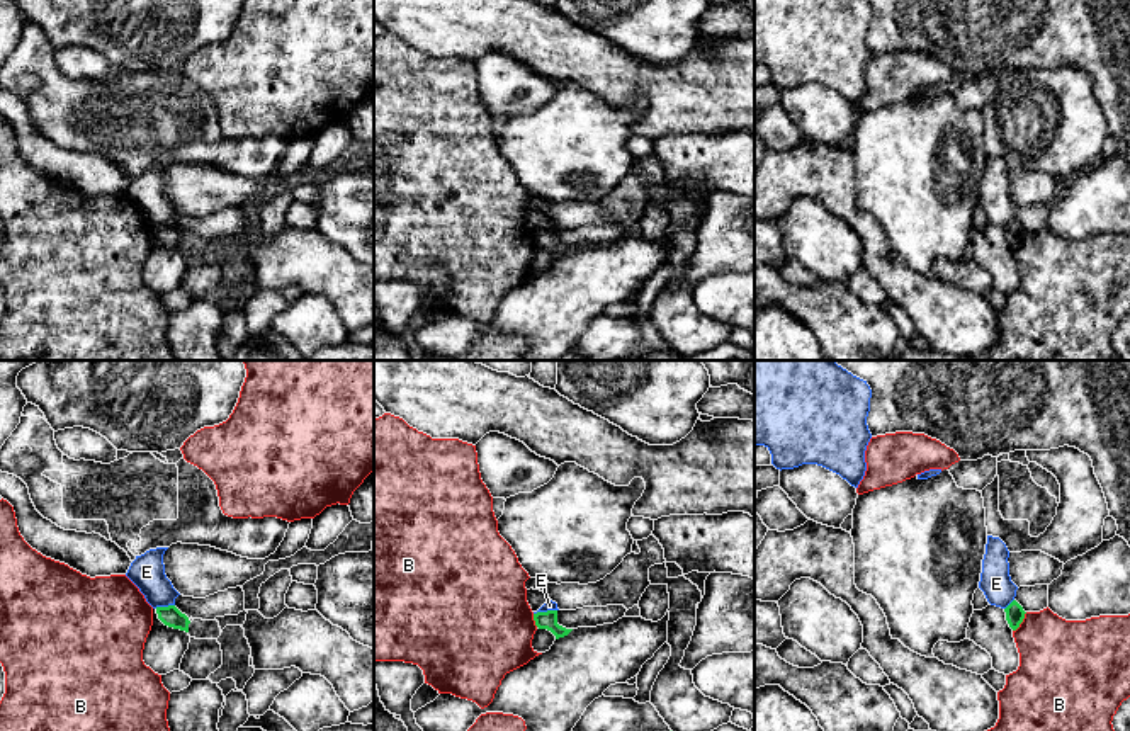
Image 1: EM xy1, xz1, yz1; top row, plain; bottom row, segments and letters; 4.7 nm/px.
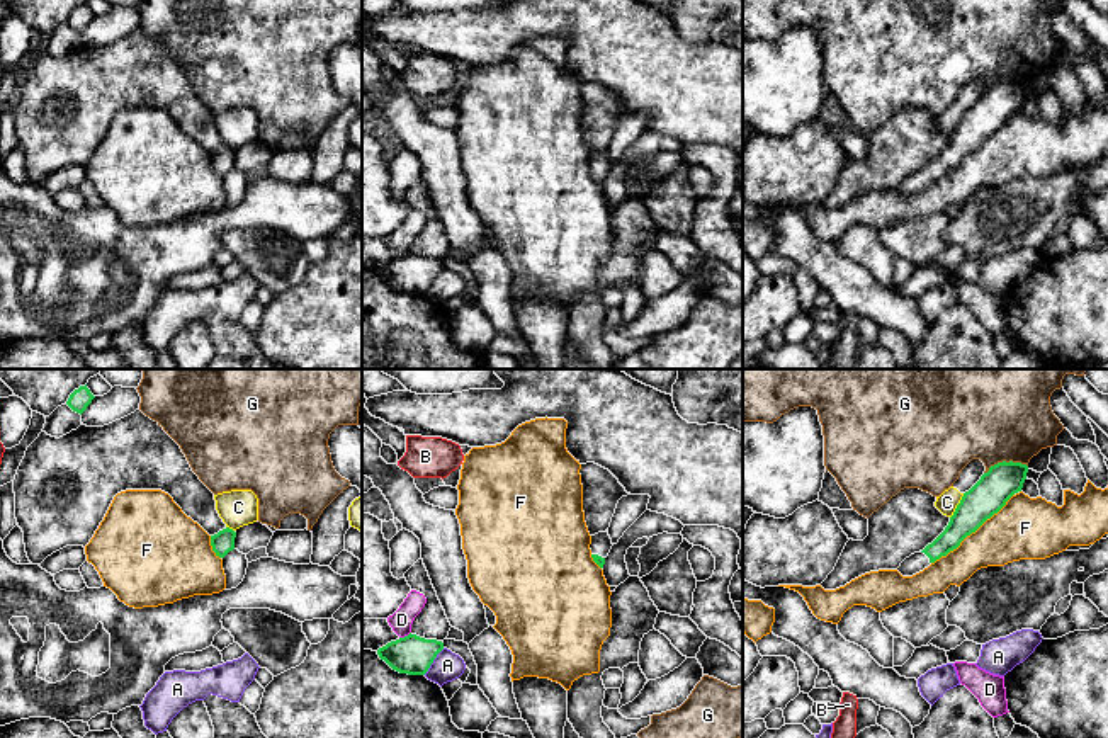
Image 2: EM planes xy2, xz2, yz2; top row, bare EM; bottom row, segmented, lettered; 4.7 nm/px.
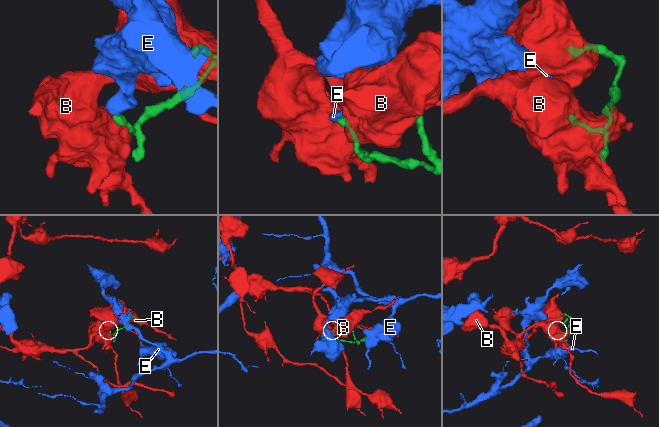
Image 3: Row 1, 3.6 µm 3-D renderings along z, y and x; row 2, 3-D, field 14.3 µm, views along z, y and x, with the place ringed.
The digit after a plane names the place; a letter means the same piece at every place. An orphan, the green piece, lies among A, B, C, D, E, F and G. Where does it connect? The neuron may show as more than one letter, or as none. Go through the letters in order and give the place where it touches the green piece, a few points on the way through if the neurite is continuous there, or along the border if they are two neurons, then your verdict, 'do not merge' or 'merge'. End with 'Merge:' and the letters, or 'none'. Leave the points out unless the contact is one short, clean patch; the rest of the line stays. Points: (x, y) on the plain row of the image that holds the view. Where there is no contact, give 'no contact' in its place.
A: xz2 (432, 281) | do not merge
B: yz1 (1022, 240) | do not merge
C: yz2 (957, 124) | along yz2 (964, 113), (950, 136) | do not merge
D: xz2 (405, 255) | along xz2 (410, 250), (400, 257) | do not merge
E: xy1 (163, 226) | along xy1 (174, 223), (155, 226) | do not merge
F: yz2 (972, 150) | do not merge
G: yz2 (1005, 80) | along yz2 (1027, 84), (1001, 80), (984, 92) | do not merge
Merge: none

